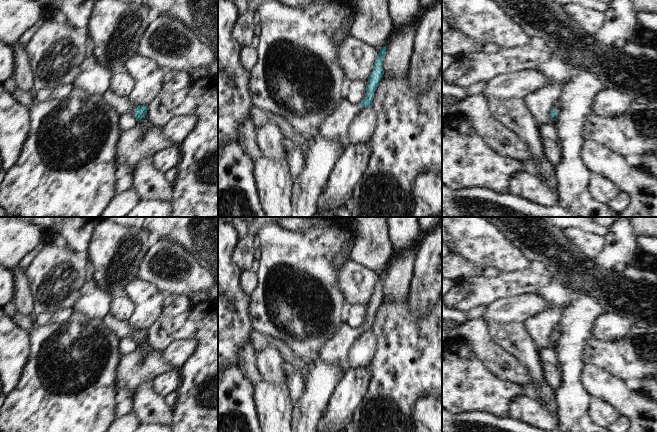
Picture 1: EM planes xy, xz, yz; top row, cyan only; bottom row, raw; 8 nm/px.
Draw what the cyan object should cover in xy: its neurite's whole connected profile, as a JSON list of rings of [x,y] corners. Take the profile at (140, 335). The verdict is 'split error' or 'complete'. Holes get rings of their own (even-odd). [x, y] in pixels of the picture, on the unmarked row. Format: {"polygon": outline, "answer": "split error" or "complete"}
{"polygon": [[[110,313],[107,314],[102,321],[104,325],[118,337],[119,340],[123,339],[124,337],[131,336],[138,346],[146,341],[148,333],[147,330],[138,329],[135,331],[127,322],[118,320]]], "answer": "split error"}

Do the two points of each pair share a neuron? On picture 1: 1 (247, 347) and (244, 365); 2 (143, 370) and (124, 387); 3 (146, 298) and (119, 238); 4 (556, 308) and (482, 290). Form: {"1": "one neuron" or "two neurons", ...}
{"1": "one neuron", "2": "one neuron", "3": "two neurons", "4": "one neuron"}

